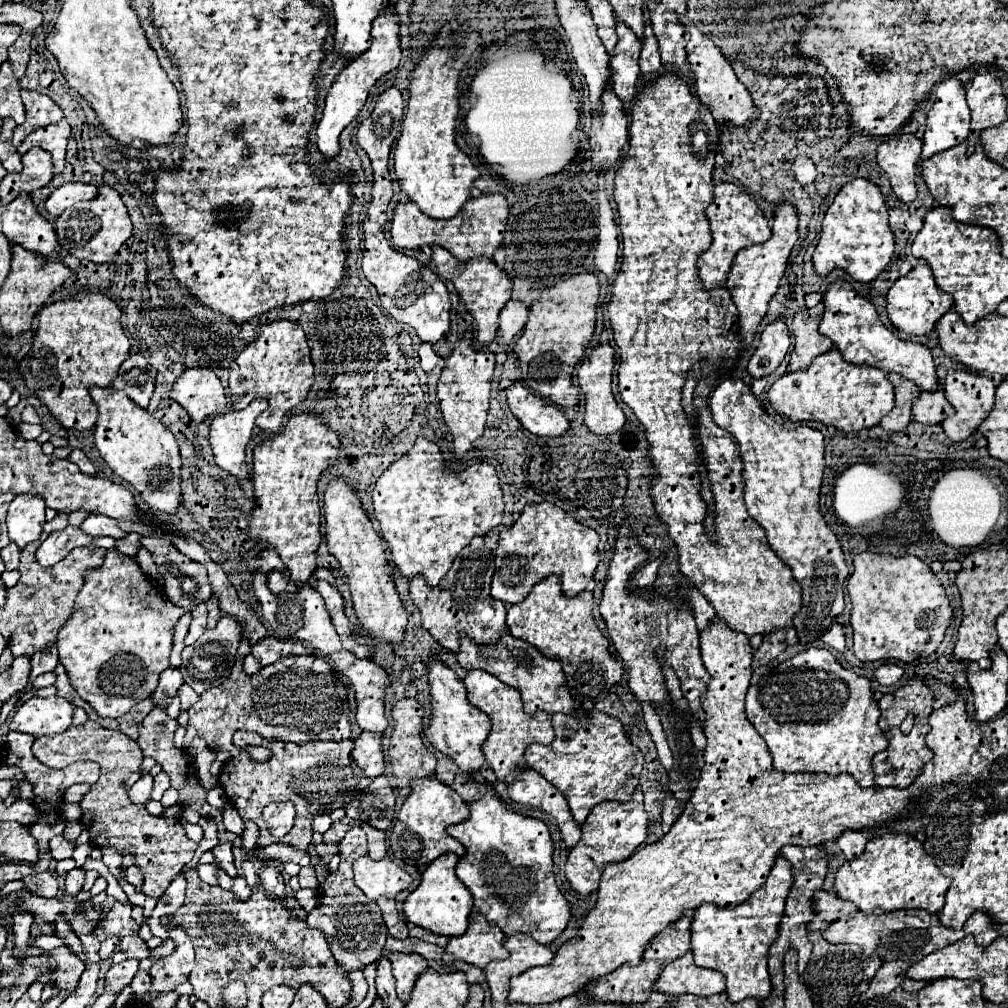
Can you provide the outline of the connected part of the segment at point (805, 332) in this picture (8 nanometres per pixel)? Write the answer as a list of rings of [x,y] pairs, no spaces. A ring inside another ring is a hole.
[[[818,303],[812,309],[800,309],[792,319],[792,333],[794,333],[794,351],[790,355],[788,371],[806,369],[810,361],[826,351],[832,349],[832,341],[820,335],[818,323],[822,319],[824,305]]]

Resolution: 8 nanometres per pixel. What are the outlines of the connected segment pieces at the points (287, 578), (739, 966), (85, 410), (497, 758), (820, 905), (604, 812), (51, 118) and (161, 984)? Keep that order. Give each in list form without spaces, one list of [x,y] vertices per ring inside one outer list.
[[[302,413],[290,417],[288,425],[280,435],[274,435],[272,439],[264,441],[254,449],[252,481],[256,505],[252,509],[252,517],[248,523],[248,537],[256,545],[262,545],[262,549],[274,549],[288,567],[288,575],[284,571],[268,573],[268,589],[272,589],[272,593],[294,593],[300,585],[304,585],[310,579],[310,575],[316,569],[316,549],[320,545],[320,505],[316,495],[316,483],[320,479],[320,473],[338,459],[338,447],[338,435],[332,433],[320,417]]]
[[[776,857],[776,863],[766,883],[756,889],[748,901],[734,909],[714,907],[710,903],[700,905],[692,917],[692,953],[698,967],[712,967],[726,977],[726,995],[732,1003],[746,997],[766,999],[772,993],[768,973],[768,949],[778,937],[778,927],[784,915],[784,903],[792,887],[792,871],[784,857]]]
[[[76,295],[72,299],[54,301],[46,305],[38,315],[38,331],[30,353],[20,363],[20,373],[34,389],[42,405],[50,415],[70,431],[92,431],[98,421],[98,409],[92,403],[88,391],[90,387],[112,387],[116,373],[124,359],[130,355],[130,341],[120,325],[120,307],[106,295]]]
[[[468,671],[468,675],[464,677],[464,685],[468,691],[468,699],[492,719],[492,731],[482,745],[486,761],[496,773],[496,777],[510,785],[520,773],[520,769],[524,769],[524,749],[532,743],[548,745],[554,741],[554,729],[550,723],[550,715],[546,715],[544,711],[526,715],[522,711],[522,699],[520,699],[518,689],[506,683],[500,683],[496,677],[492,677],[486,671]]]
[[[818,889],[818,891],[814,893],[812,909],[814,909],[814,917],[812,917],[812,921],[808,923],[808,931],[826,929],[832,921],[836,921],[836,919],[840,919],[840,917],[846,917],[848,913],[856,913],[856,911],[858,911],[858,907],[852,905],[850,901],[844,901],[844,899],[840,899],[838,895],[828,893],[828,891],[824,891],[824,889]]]
[[[640,789],[634,791],[628,803],[606,801],[596,805],[582,823],[582,839],[576,847],[570,849],[564,867],[566,879],[570,881],[572,889],[582,895],[596,891],[604,865],[628,859],[646,841],[646,827],[648,827],[648,813],[644,811],[644,793]]]
[[[24,89],[22,101],[24,101],[24,107],[26,107],[26,121],[14,129],[14,135],[12,135],[14,147],[18,147],[30,131],[34,131],[38,127],[46,127],[50,123],[56,123],[64,117],[62,109],[50,97],[40,95],[36,91]]]
[[[172,927],[170,929],[170,939],[174,941],[174,953],[158,959],[152,967],[150,967],[150,975],[152,975],[152,997],[158,993],[168,993],[172,991],[178,983],[188,979],[188,973],[192,971],[190,963],[186,967],[186,945],[190,945],[192,941],[188,939],[188,935],[180,929],[180,927]]]

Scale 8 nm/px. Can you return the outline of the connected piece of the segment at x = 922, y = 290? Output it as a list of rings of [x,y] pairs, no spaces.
[[[920,261],[914,269],[910,269],[908,275],[896,279],[894,285],[890,287],[886,295],[886,313],[898,331],[904,331],[910,335],[928,335],[936,325],[936,321],[952,307],[952,303],[954,303],[952,295],[944,293],[936,285],[930,267]]]

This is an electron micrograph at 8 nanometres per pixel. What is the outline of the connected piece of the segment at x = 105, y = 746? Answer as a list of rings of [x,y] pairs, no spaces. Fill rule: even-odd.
[[[88,721],[86,725],[72,725],[68,731],[56,737],[38,737],[32,745],[34,755],[50,767],[64,767],[72,761],[92,759],[100,765],[100,779],[90,787],[90,791],[82,797],[82,827],[90,833],[90,845],[94,847],[110,847],[114,851],[130,851],[134,855],[134,863],[140,867],[144,883],[142,893],[150,897],[160,897],[176,873],[184,869],[186,863],[192,861],[196,843],[186,837],[186,831],[180,821],[168,817],[156,817],[146,811],[146,805],[132,803],[128,791],[134,781],[138,781],[142,751],[134,739],[124,735],[120,729],[112,731],[102,727],[100,723]]]

